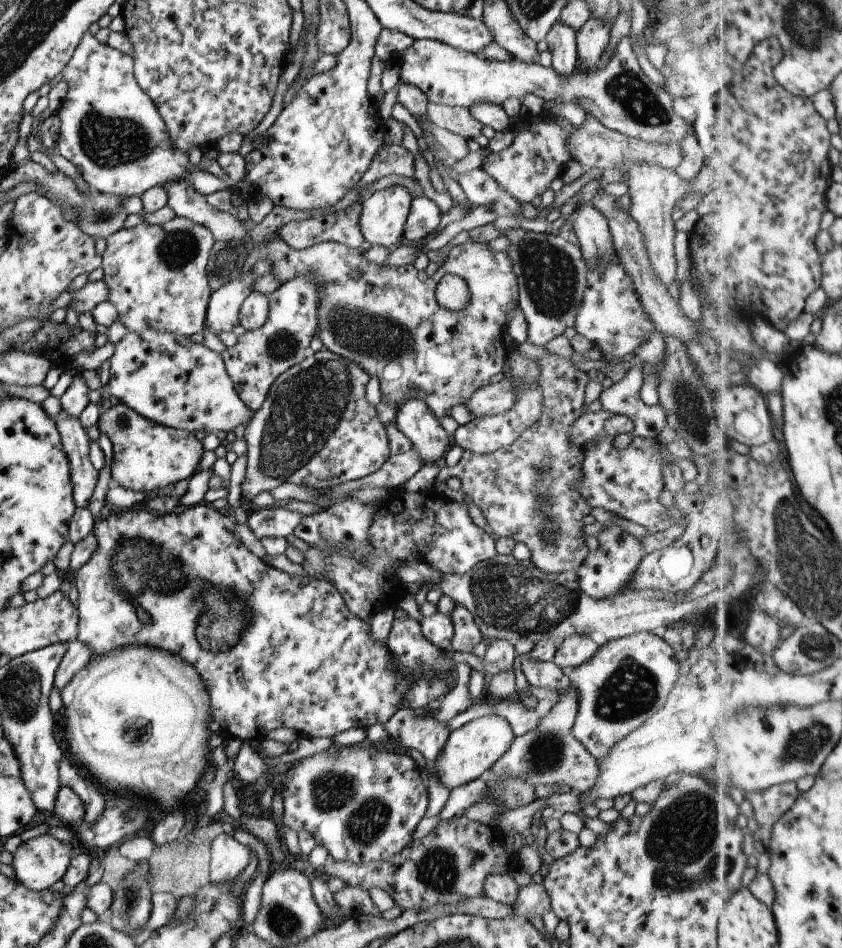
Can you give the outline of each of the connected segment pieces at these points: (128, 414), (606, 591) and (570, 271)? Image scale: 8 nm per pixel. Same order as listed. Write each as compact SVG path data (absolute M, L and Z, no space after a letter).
M117 403L99 415L96 426L111 443L111 483L121 488L148 493L183 479L189 480L203 452L201 444L190 432L155 424L123 403Z
M604 526L596 539L599 542L598 550L588 551L586 559L575 569L578 576L578 587L594 599L604 599L609 595L617 594L617 590L629 590L628 585L632 572L645 555L640 540L617 526Z
M521 227L508 228L501 234L509 241L505 252L516 278L517 305L528 324L527 341L535 346L543 346L562 334L565 328L574 326L575 315L586 287L586 280L583 279L586 266L579 246L569 243L560 235L535 233Z

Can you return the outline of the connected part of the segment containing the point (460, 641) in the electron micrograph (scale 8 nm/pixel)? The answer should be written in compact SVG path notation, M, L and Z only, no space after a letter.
M455 603L447 616L450 618L453 631L449 639L450 648L453 651L471 651L482 639L472 614L465 607Z

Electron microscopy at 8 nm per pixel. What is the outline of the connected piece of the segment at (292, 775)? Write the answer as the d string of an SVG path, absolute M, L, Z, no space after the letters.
M366 744L364 747L347 747L341 745L336 748L333 754L329 753L329 751L320 751L307 758L304 757L282 774L272 774L269 770L263 773L252 785L253 790L255 790L257 794L262 794L267 786L273 788L273 794L275 790L279 791L279 798L281 798L282 802L282 823L284 826L293 829L293 832L297 833L299 831L307 831L314 838L316 844L323 846L323 848L327 850L327 854L335 861L347 861L354 865L363 865L365 863L387 860L410 843L409 836L411 836L411 832L413 832L417 823L424 816L428 803L428 794L423 789L423 781L419 778L420 774L418 770L417 765L415 765L415 762L407 752L404 754L397 754L397 752L391 750L386 752L384 749L381 749L381 747L376 748L371 744Z

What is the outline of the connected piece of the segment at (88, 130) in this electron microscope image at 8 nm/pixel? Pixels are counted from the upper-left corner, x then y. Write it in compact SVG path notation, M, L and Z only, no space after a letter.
M87 30L81 35L71 58L61 71L61 76L68 89L56 111L60 124L56 153L75 166L89 190L123 197L140 196L152 186L185 181L200 195L207 196L237 184L226 185L221 178L200 170L199 166L192 166L188 152L178 151L170 143L164 120L157 112L155 103L139 88L135 80L130 55L113 50L107 44L100 44Z

